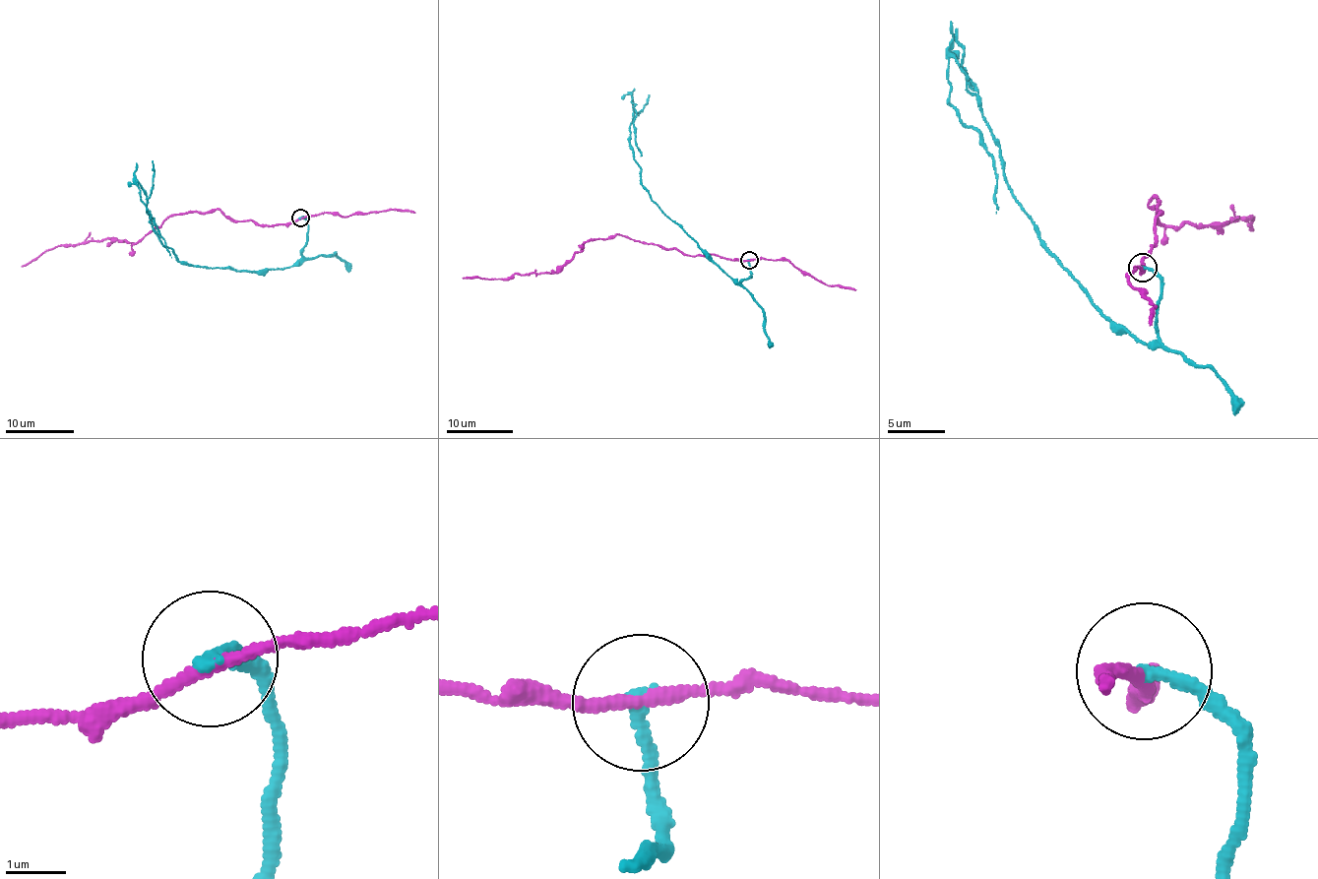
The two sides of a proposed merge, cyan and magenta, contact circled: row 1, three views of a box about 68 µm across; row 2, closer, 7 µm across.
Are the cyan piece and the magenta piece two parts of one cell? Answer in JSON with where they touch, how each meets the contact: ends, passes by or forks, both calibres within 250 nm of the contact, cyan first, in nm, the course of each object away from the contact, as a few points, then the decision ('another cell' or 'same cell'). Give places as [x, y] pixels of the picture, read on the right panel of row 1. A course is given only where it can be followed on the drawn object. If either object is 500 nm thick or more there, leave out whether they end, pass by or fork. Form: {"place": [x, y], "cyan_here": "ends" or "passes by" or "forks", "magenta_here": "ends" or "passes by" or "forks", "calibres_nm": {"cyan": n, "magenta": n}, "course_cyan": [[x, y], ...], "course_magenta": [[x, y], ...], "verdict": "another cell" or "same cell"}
{"place": [1143, 267], "cyan_here": "ends", "magenta_here": "passes by", "calibres_nm": {"cyan": 220, "magenta": 190}, "course_cyan": [[1142, 268], [1161, 279], [1148, 344], [1049, 254], [952, 57], [950, 103], [992, 159], [996, 213]], "course_magenta": [[1142, 268], [1158, 238], [1159, 195], [1150, 201], [1160, 222], [1226, 222], [1251, 214], [1251, 228]], "verdict": "another cell"}

